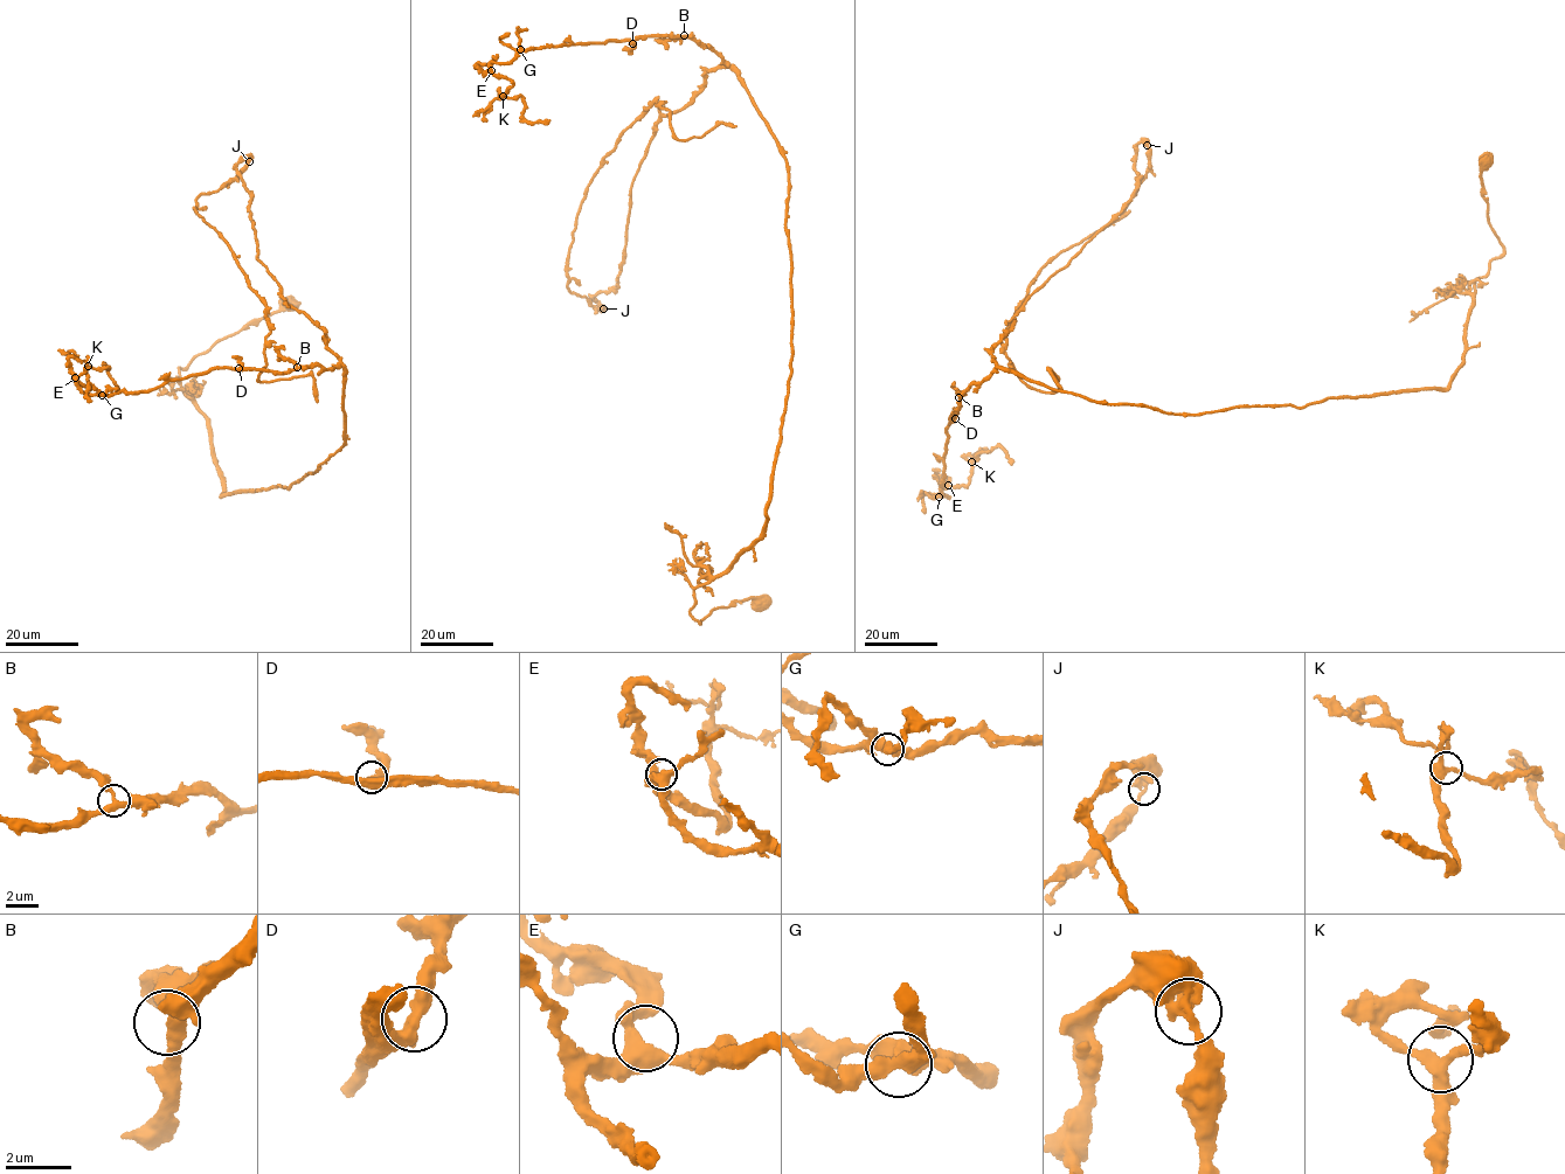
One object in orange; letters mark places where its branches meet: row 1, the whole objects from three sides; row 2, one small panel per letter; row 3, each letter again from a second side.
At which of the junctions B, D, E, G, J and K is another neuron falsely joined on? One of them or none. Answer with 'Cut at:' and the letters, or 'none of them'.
Cut at: J

